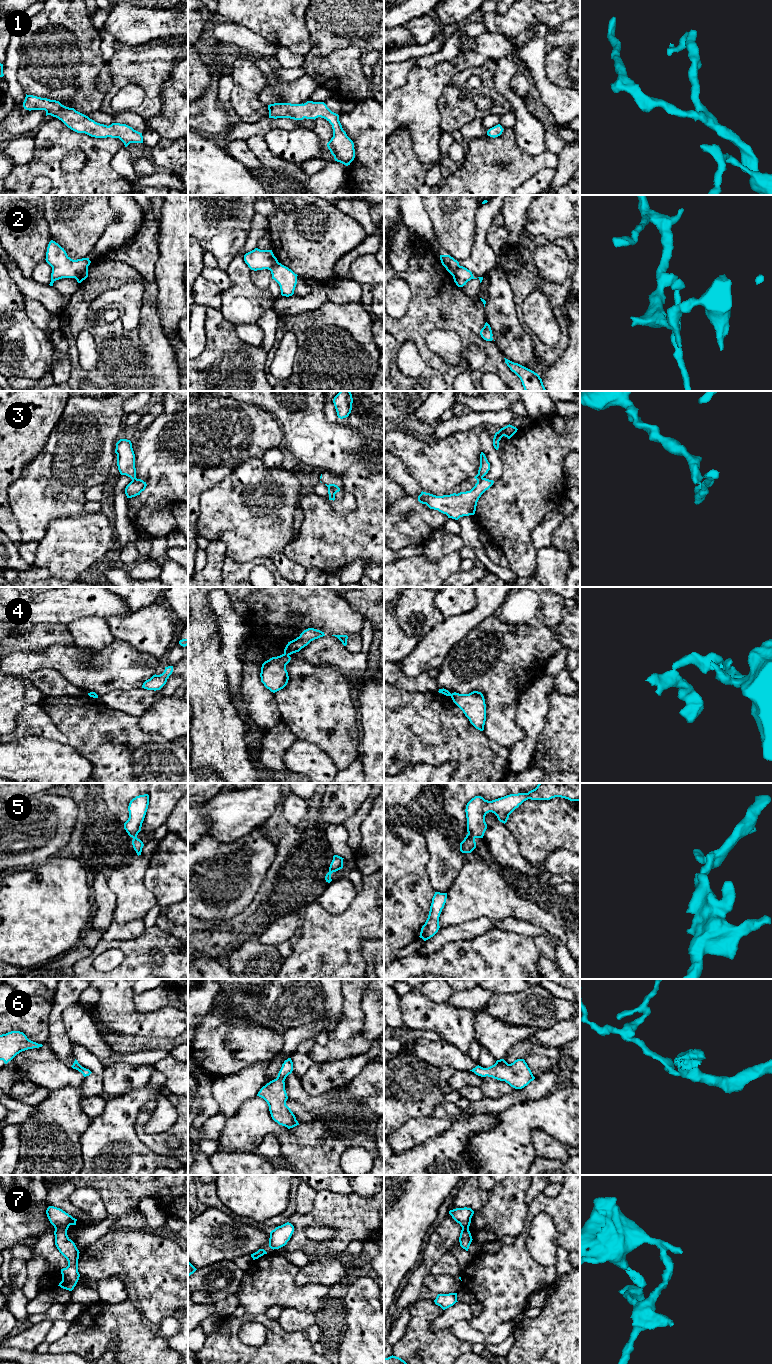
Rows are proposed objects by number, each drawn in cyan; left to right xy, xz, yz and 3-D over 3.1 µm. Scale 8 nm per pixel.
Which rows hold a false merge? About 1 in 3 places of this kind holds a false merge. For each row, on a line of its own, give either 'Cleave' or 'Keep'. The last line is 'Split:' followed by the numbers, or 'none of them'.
1: Keep
2: Cleave
3: Cleave
4: Cleave
5: Keep
6: Keep
7: Cleave
Split: 2, 3, 4, 7

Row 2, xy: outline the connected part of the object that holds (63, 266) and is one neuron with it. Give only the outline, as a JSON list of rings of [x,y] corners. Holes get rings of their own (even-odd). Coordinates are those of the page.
[[[53,240],[48,244],[45,260],[52,267],[50,286],[62,278],[76,278],[91,263],[89,258],[71,259],[64,248]]]

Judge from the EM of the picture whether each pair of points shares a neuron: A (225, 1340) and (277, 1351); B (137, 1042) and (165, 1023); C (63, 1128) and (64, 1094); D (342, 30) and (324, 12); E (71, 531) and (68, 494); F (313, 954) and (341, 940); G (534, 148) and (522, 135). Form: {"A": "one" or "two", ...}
{"A": "one", "B": "two", "C": "one", "D": "one", "E": "two", "F": "one", "G": "one"}

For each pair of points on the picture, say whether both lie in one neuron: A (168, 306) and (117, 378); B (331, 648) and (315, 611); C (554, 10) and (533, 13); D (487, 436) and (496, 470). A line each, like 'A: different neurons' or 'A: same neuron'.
A: different neurons
B: different neurons
C: same neuron
D: same neuron

